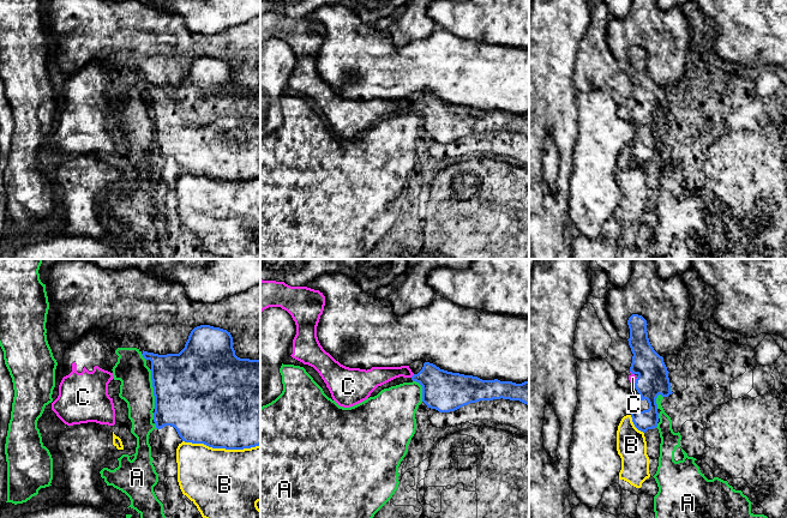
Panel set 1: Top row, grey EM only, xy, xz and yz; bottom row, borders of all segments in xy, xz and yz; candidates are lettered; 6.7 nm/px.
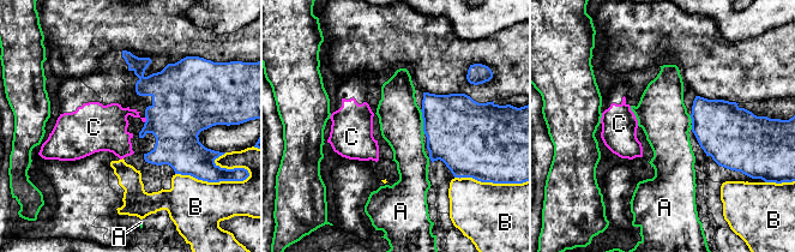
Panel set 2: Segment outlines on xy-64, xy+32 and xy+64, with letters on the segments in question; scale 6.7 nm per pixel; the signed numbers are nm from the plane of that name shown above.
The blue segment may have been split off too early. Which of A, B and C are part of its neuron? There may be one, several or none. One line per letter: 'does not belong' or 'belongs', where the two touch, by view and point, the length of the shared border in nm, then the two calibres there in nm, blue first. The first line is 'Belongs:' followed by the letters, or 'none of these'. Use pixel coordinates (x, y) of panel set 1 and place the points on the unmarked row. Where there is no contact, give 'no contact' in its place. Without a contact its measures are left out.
Belongs: C
A: does not belong | xy (154, 120) | 260 nm | 500/220 nm
B: does not belong | xy (221, 179) | 500 nm | 500/480 nm
C: belongs | xz (413, 107) | 40 nm | 280/130 nm

